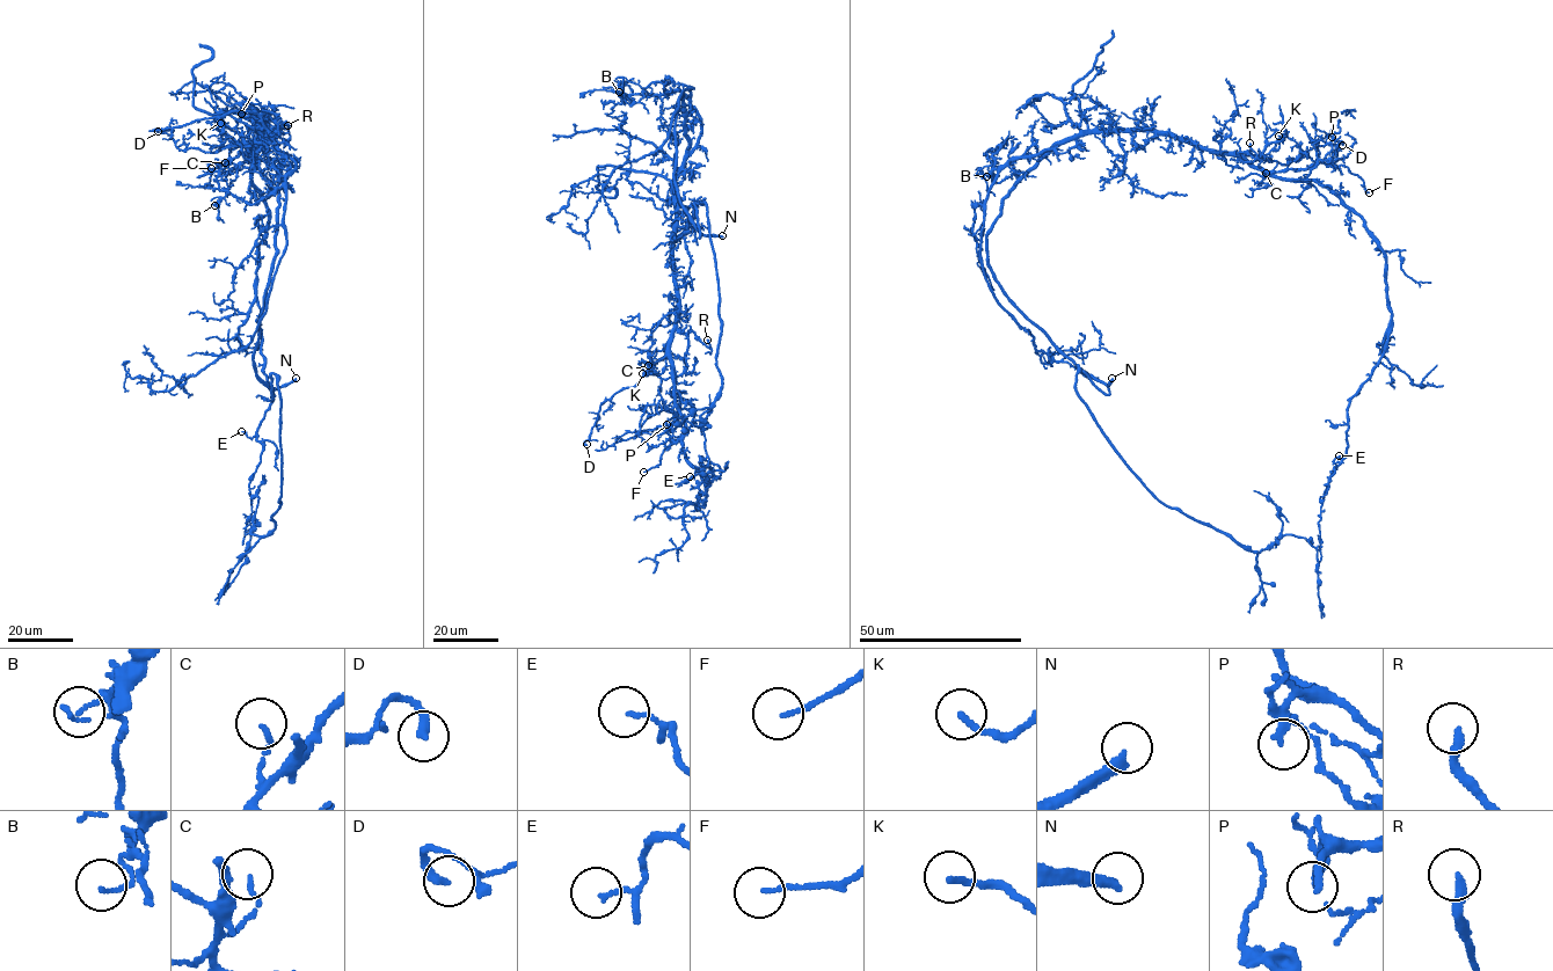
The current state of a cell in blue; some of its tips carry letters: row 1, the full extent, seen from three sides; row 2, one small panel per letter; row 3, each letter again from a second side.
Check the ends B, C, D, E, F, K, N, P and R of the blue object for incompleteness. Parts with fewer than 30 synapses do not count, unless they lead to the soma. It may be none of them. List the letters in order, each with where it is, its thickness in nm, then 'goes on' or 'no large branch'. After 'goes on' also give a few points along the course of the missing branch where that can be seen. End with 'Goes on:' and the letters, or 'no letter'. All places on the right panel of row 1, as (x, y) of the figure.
B: place (986, 176); calibre 110 nm; no large branch
C: place (1266, 173); calibre 120 nm; no large branch
D: place (1342, 145); calibre 280 nm; no large branch
E: place (1339, 455); calibre 110 nm; no large branch
F: place (1369, 192); calibre 130 nm; no large branch
K: place (1278, 136); calibre 190 nm; no large branch
N: place (1112, 378); calibre 300 nm; no large branch
P: place (1332, 137); calibre 280 nm; no large branch
R: place (1249, 143); calibre 280 nm; no large branch
Goes on: no letter

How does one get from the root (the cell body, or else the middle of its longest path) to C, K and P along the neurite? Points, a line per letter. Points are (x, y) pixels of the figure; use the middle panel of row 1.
C: (684, 125), (688, 148), (673, 187), (675, 329), (665, 355), (648, 365)
K: (684, 125), (688, 148), (673, 187), (675, 329), (665, 344), (665, 369), (660, 374), (642, 373)
P: (684, 125), (688, 148), (673, 187), (677, 307), (670, 348), (679, 398), (675, 421), (679, 425), (666, 424)

